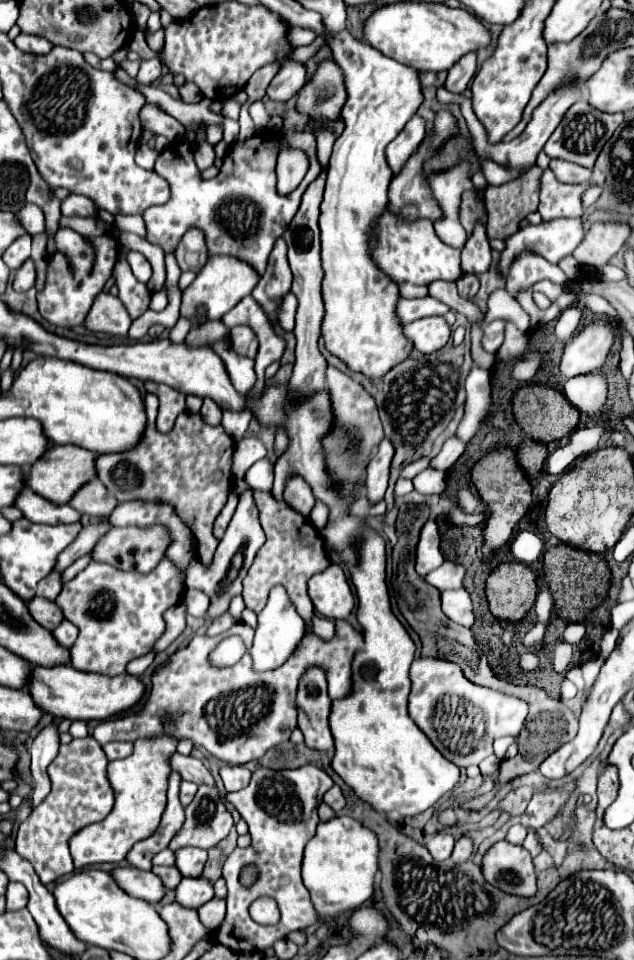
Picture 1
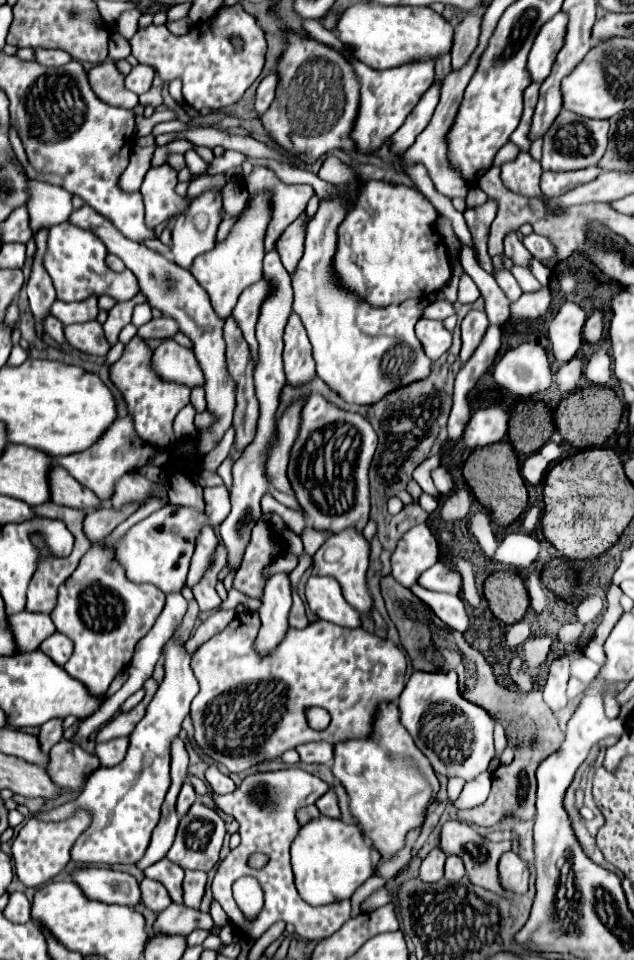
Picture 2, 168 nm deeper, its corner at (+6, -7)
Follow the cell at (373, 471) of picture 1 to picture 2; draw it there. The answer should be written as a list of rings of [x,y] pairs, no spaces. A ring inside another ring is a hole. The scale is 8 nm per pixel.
[[[348,528],[348,532],[340,532],[336,536],[330,536],[320,550],[314,554],[314,570],[312,574],[318,576],[334,576],[344,590],[344,598],[362,614],[362,616],[370,616],[372,608],[374,608],[374,600],[372,594],[368,592],[366,586],[366,572],[368,572],[368,556],[370,556],[370,544],[366,542],[366,538],[356,532],[354,528]]]

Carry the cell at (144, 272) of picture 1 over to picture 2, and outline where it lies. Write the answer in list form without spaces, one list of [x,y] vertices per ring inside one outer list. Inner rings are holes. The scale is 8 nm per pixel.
[[[58,224],[56,228],[50,228],[48,232],[48,246],[44,254],[44,270],[54,282],[58,300],[62,302],[82,302],[90,296],[110,296],[116,302],[132,300],[140,288],[136,284],[136,278],[132,272],[124,270],[114,274],[106,266],[108,252],[102,241],[89,230],[78,228],[74,224]]]

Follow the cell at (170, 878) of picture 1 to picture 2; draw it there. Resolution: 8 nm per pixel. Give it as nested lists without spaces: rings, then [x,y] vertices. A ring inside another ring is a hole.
[[[144,878],[144,880],[140,882],[140,890],[142,890],[142,904],[144,904],[148,910],[156,912],[156,914],[162,912],[162,910],[166,910],[166,908],[172,904],[166,888],[164,888],[160,882],[156,882],[156,880]]]

